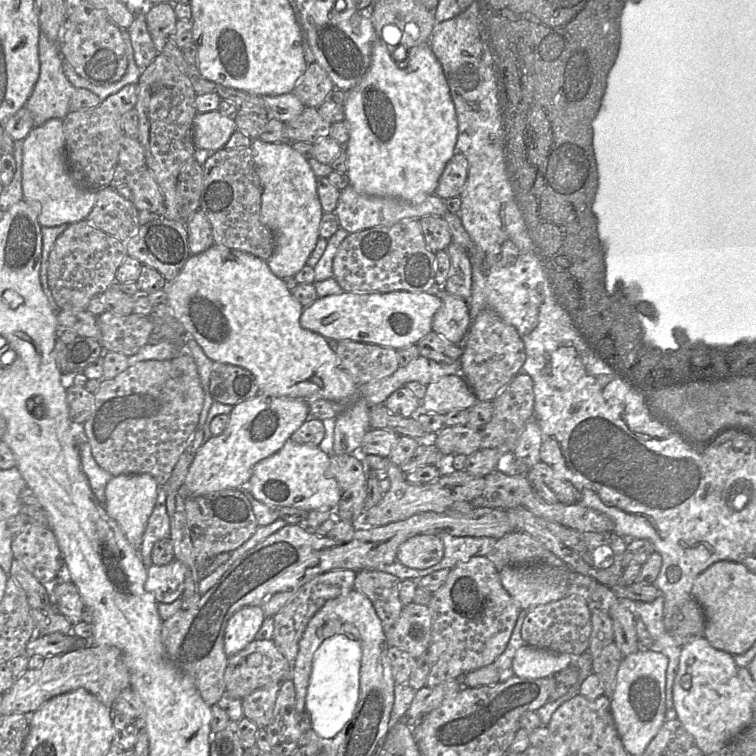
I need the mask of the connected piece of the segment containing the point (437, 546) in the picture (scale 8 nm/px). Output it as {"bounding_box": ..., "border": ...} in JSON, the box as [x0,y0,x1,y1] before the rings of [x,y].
{"bounding_box":[396,534,444,570],"border":[[[418,534],[399,546],[396,559],[406,567],[423,570],[439,563],[443,556],[444,545],[437,535]]]}

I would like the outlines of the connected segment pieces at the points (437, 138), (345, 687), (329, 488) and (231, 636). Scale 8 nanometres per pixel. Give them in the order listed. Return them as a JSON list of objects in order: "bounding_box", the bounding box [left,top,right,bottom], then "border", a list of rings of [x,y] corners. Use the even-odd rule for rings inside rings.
[{"bounding_box":[345,39,457,199],"border":[[[378,39],[370,66],[359,83],[347,92],[345,119],[349,127],[347,176],[349,184],[362,194],[377,197],[414,199],[435,194],[440,176],[456,152],[457,117],[443,69],[429,43],[407,50],[407,64],[399,67]]]},{"bounding_box":[306,634,361,739],"border":[[[345,634],[324,640],[314,653],[312,673],[306,695],[306,711],[311,728],[322,738],[331,739],[350,721],[360,689],[361,644]]]},{"bounding_box":[247,439,343,511],"border":[[[289,439],[279,451],[255,464],[247,482],[247,490],[258,501],[269,506],[291,506],[307,511],[327,506],[335,510],[343,491],[330,474],[329,466],[330,455],[319,446],[297,444]]]},{"bounding_box":[224,606,264,657],"border":[[[257,606],[243,607],[232,615],[224,634],[224,651],[227,657],[237,654],[255,640],[264,619],[264,612]]]}]

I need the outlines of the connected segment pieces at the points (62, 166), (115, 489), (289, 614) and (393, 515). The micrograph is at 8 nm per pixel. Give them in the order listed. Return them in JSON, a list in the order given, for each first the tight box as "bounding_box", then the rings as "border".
[{"bounding_box":[23,118,98,227],"border":[[[53,118],[34,127],[23,143],[23,199],[35,210],[41,226],[55,227],[86,220],[97,200],[98,191],[79,185],[66,161],[63,120]]]},{"bounding_box":[104,473,159,549],"border":[[[148,473],[120,474],[113,476],[105,488],[104,507],[124,532],[129,543],[140,549],[148,519],[155,506],[159,483]]]},{"bounding_box":[272,570,357,664],"border":[[[336,570],[319,574],[300,587],[288,602],[272,617],[274,622],[272,640],[279,652],[291,664],[293,664],[297,657],[299,641],[310,619],[327,601],[353,590],[356,575],[357,572],[354,570]]]},{"bounding_box":[353,461,485,530],"border":[[[389,461],[387,465],[387,477],[391,482],[389,491],[377,505],[369,510],[363,510],[358,519],[353,523],[355,530],[384,526],[423,512],[444,513],[449,511],[455,502],[471,502],[482,496],[485,487],[484,477],[473,476],[465,470],[447,470],[438,479],[430,483],[411,484],[406,480],[406,475],[400,467],[391,464]]]}]

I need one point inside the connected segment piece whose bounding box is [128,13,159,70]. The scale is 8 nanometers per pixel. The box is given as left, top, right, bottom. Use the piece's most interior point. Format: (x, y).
(145, 52)

